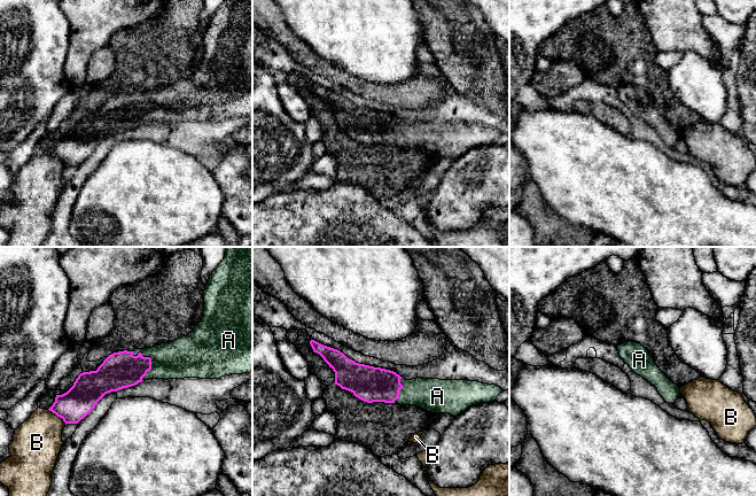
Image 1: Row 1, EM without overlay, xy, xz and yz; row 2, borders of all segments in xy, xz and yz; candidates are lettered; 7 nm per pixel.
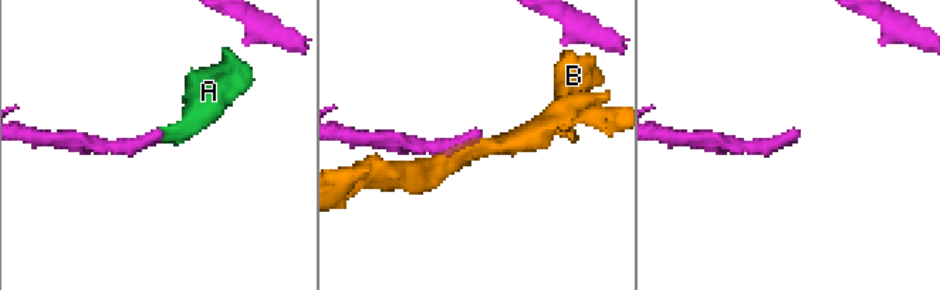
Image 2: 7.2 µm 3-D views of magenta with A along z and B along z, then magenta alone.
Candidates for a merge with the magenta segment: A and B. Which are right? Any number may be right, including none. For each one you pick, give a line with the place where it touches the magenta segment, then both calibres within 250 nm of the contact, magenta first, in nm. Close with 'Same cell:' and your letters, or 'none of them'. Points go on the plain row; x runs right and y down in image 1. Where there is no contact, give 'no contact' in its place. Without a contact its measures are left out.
A: contact xy (150, 102); calibres 260 and 280 nm
Same cell: A

